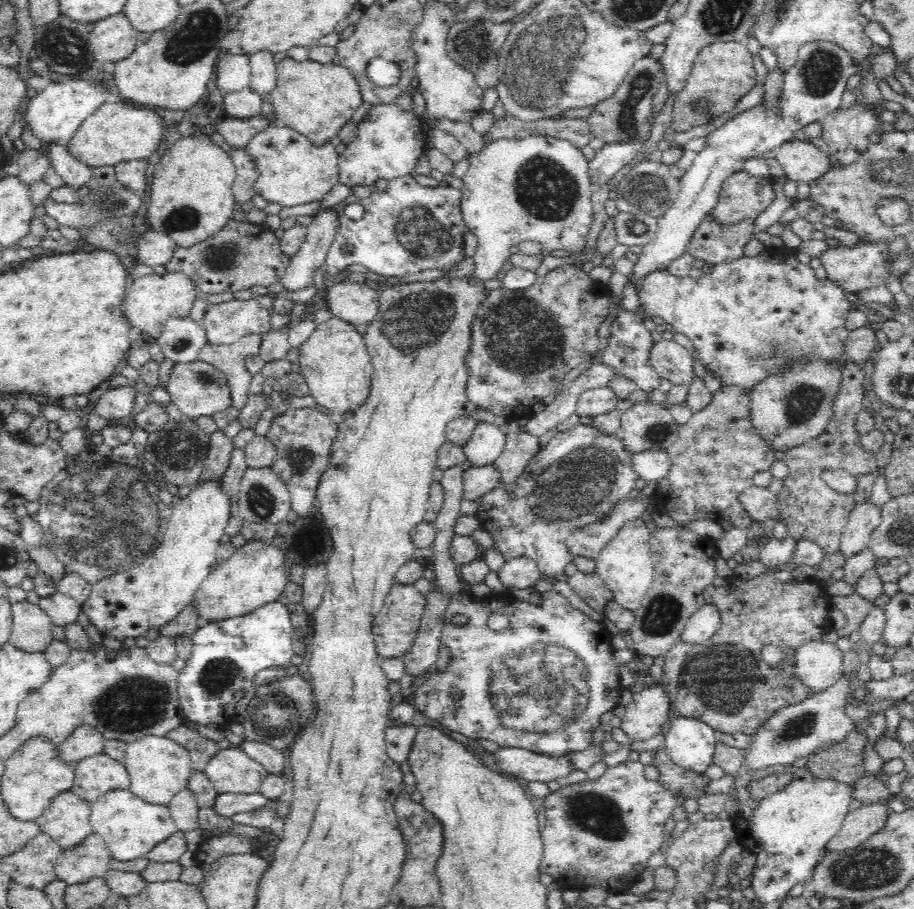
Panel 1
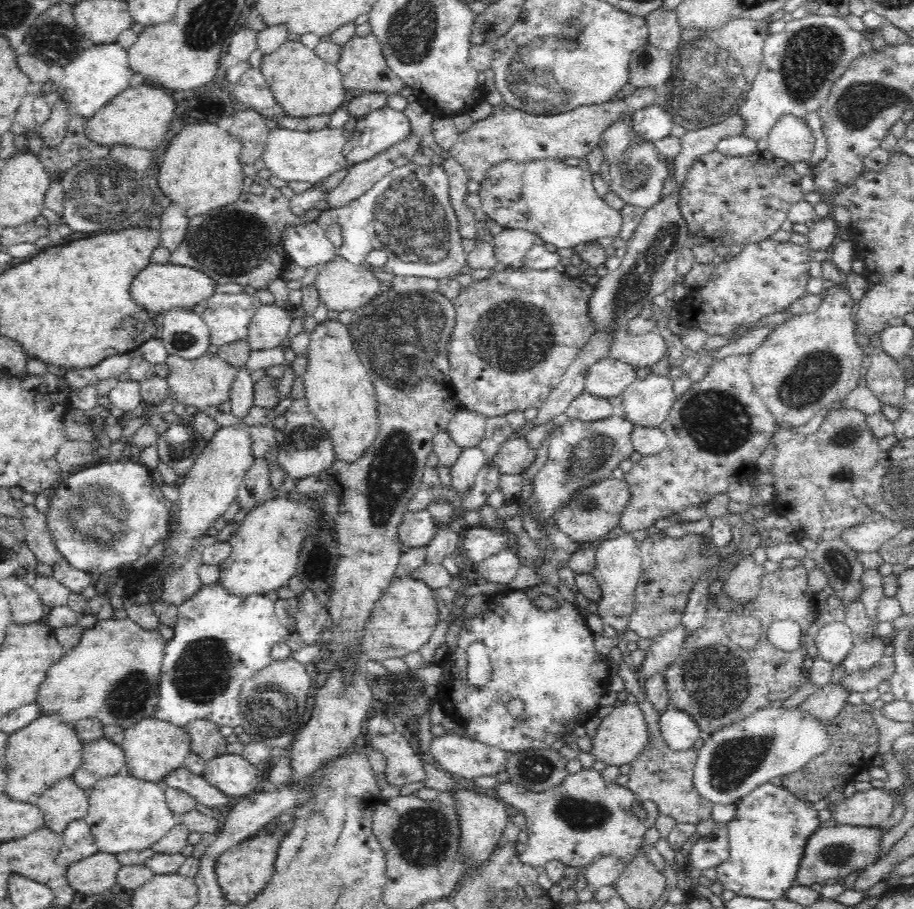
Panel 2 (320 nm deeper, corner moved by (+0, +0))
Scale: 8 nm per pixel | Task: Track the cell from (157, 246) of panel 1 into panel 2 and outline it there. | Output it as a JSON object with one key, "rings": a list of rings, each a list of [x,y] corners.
{"rings":[[[168,204],[166,212],[159,218],[159,246],[174,252],[186,237],[189,219],[183,210],[175,204]]]}

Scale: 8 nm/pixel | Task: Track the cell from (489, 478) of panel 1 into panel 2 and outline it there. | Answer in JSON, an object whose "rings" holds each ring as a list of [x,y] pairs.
{"rings":[[[512,433],[510,438],[495,451],[490,468],[496,469],[498,475],[522,474],[536,459],[536,452],[530,449],[527,436]]]}

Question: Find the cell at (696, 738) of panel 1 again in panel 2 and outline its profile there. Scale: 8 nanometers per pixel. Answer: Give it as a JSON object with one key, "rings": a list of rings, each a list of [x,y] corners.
{"rings":[[[669,704],[661,714],[660,730],[666,744],[676,752],[692,749],[696,740],[705,737],[702,729],[682,710]]]}

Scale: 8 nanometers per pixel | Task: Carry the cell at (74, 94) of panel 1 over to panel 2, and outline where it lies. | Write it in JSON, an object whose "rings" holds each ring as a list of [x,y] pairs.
{"rings":[[[119,43],[91,44],[76,60],[64,67],[56,90],[52,91],[66,104],[65,109],[70,117],[81,116],[89,119],[114,96],[130,87],[132,75],[127,51]]]}

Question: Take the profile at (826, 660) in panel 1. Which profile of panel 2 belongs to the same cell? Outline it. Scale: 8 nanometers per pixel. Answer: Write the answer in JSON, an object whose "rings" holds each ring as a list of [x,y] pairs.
{"rings":[[[832,621],[820,628],[815,637],[818,658],[841,663],[854,646],[854,634],[845,622]]]}

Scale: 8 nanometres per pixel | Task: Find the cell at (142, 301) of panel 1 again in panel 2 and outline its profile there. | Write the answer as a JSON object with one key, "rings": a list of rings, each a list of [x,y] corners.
{"rings":[[[150,262],[131,282],[130,296],[153,318],[174,308],[192,311],[196,304],[209,299],[215,292],[216,284],[207,274],[177,264]]]}

